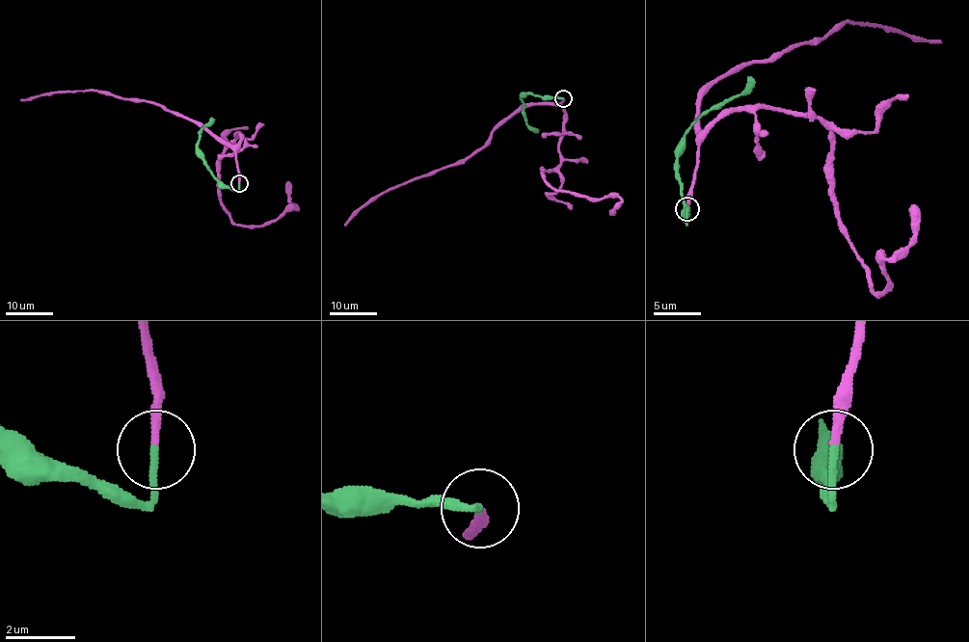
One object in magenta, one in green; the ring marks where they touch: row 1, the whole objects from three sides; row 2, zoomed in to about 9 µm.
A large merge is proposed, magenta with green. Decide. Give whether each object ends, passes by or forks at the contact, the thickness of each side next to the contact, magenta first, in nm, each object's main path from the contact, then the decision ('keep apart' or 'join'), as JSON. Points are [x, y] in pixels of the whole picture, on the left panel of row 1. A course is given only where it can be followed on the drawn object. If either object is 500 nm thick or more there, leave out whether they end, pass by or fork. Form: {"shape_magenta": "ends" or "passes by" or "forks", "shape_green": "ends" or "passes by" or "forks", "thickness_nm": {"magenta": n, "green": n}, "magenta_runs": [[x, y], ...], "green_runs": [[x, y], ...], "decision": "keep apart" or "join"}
{"shape_magenta": "ends", "shape_green": "ends", "thickness_nm": {"magenta": 240, "green": 240}, "magenta_runs": [[239, 183], [237, 133], [220, 159], [219, 188], [220, 202], [235, 224], [260, 226], [296, 209], [286, 182]], "green_runs": [[239, 183], [237, 190], [226, 188], [209, 169], [198, 147], [201, 130], [214, 120]], "decision": "join"}

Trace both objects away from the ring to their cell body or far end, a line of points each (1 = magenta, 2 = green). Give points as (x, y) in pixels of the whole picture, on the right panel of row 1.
1: (687, 208), (697, 142), (759, 108), (814, 113), (830, 132), (835, 217), (880, 293), (913, 205)
2: (687, 208), (686, 222), (686, 200), (678, 179), (678, 148), (704, 113), (731, 101), (754, 80)

